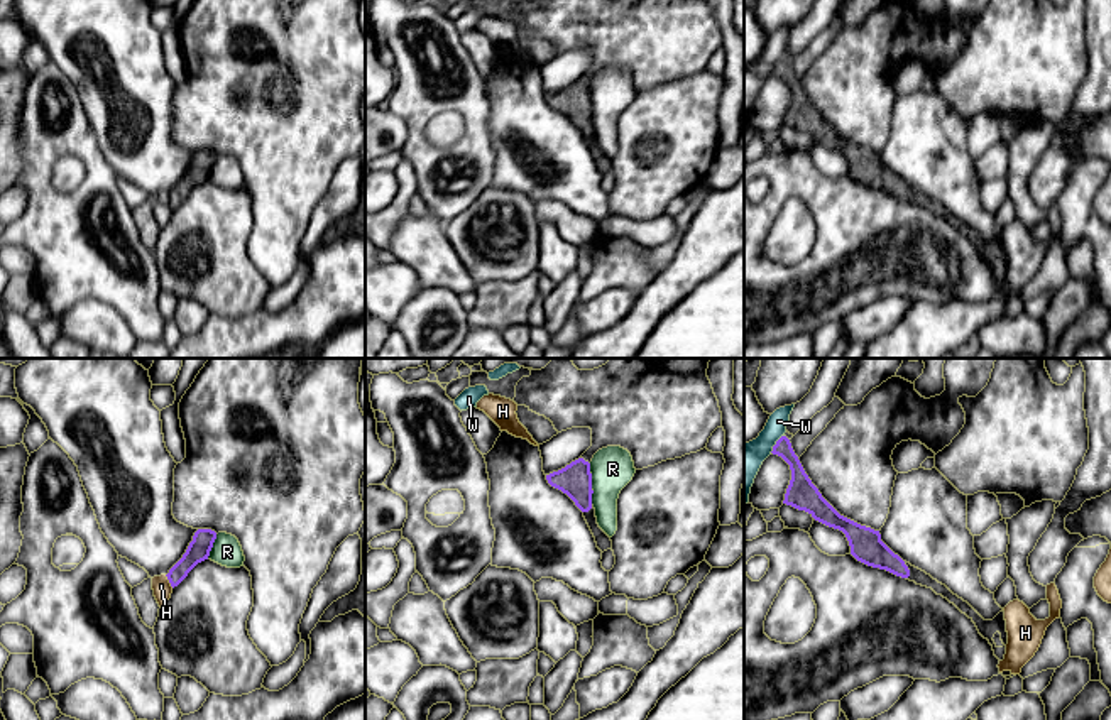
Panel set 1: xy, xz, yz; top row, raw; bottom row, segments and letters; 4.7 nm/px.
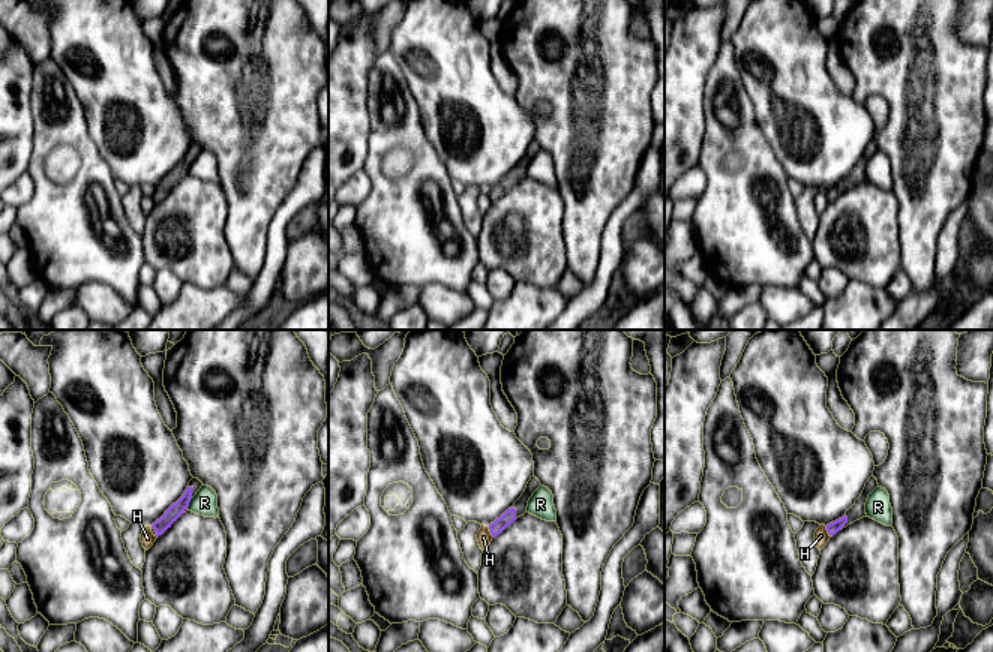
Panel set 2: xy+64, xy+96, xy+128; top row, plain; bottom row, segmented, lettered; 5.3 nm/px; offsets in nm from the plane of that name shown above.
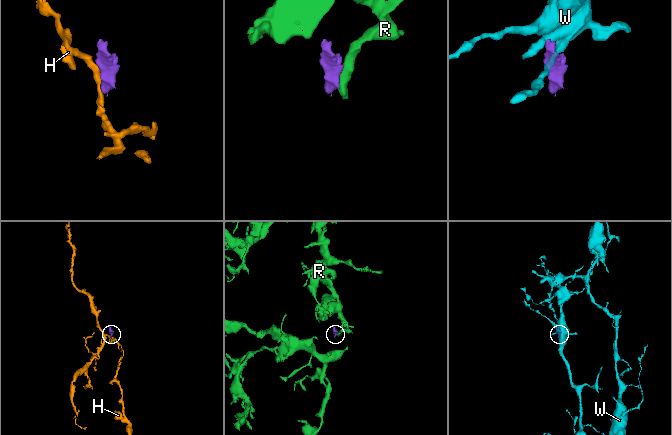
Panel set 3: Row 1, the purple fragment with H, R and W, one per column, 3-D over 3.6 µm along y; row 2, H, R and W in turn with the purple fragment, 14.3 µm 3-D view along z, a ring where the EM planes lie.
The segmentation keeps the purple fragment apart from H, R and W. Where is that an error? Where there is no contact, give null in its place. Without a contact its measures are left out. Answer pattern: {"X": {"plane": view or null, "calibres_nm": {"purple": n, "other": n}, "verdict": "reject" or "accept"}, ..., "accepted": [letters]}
{"H": {"plane": "xy", "calibres_nm": {"purple": 110, "other": 90}, "verdict": "reject"}, "R": {"plane": "xz", "calibres_nm": {"purple": 160, "other": 200}, "verdict": "reject"}, "W": {"plane": "yz", "calibres_nm": {"purple": 120, "other": 160}, "verdict": "reject"}, "accepted": []}

